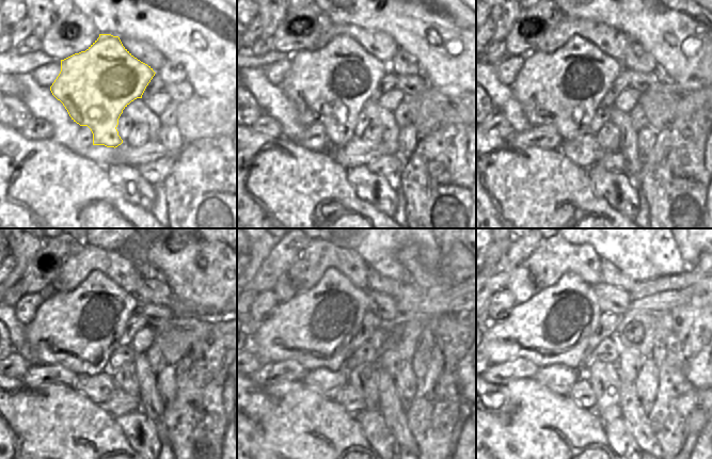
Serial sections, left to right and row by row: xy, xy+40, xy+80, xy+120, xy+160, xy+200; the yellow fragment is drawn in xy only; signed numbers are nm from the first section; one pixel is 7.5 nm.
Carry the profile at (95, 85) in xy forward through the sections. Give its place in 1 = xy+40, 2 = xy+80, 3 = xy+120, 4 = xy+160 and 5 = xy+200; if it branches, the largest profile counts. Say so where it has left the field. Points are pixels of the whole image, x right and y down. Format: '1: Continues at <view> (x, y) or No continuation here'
1: Continues at xy+40 (330, 86)
2: Continues at xy+80 (564, 89)
3: Continues at xy+120 (79, 329)
4: Continues at xy+160 (315, 328)
5: Continues at xy+200 (552, 328)

